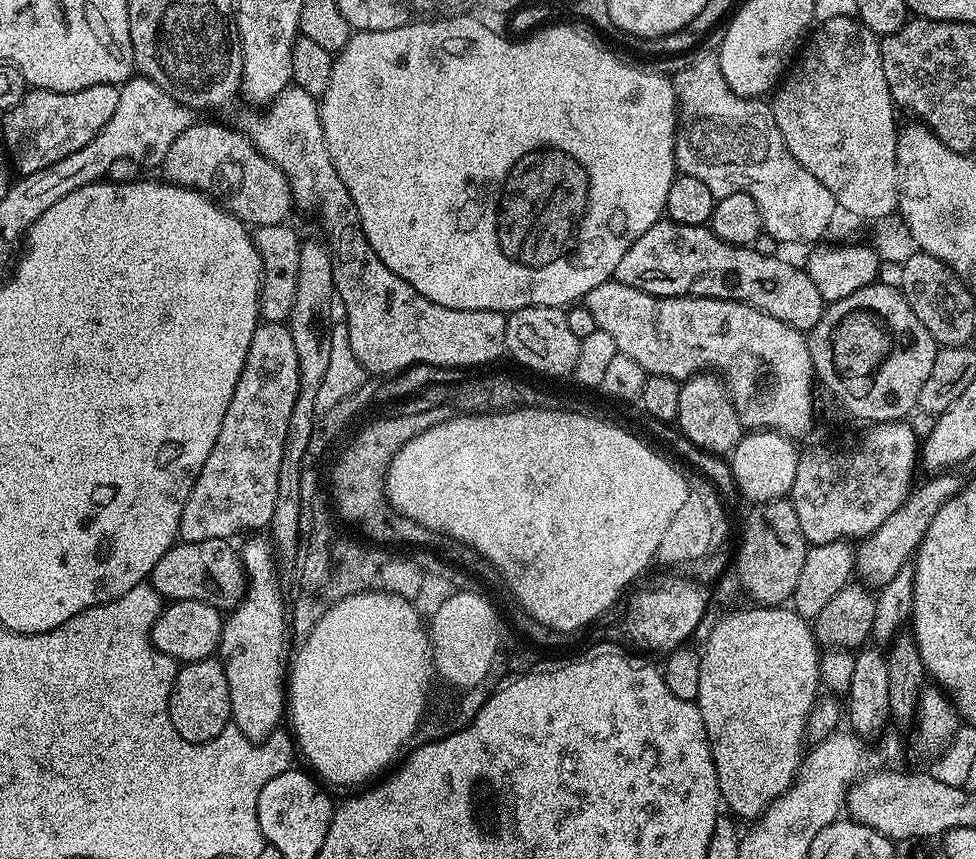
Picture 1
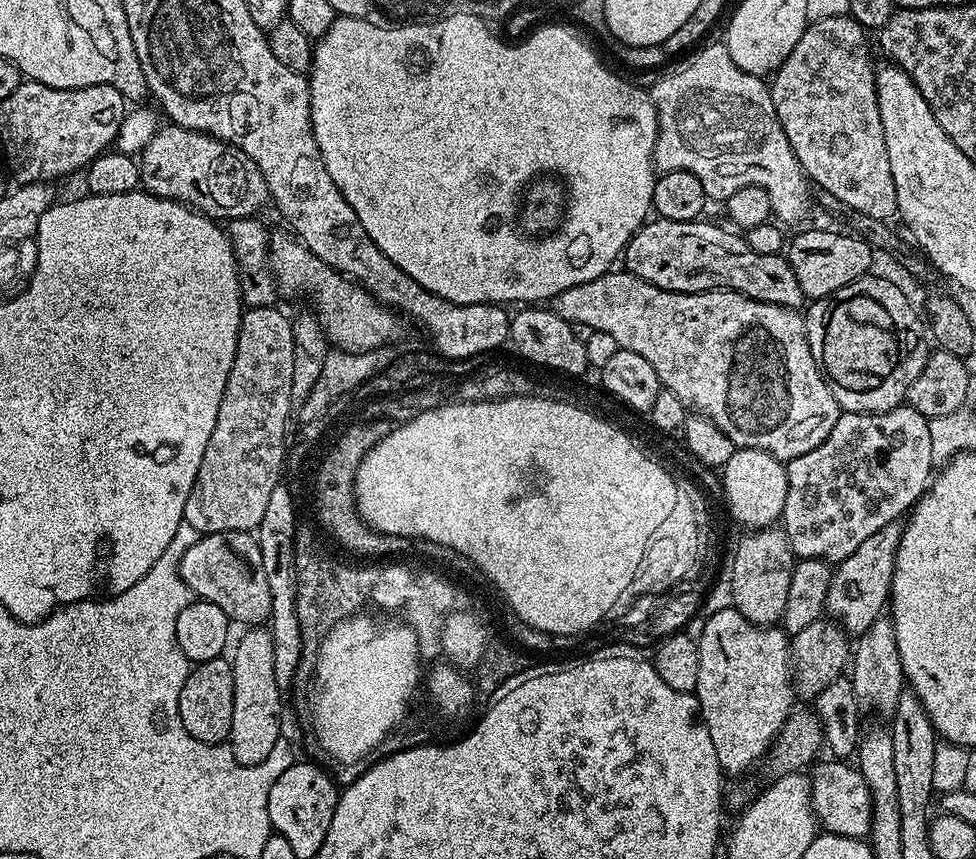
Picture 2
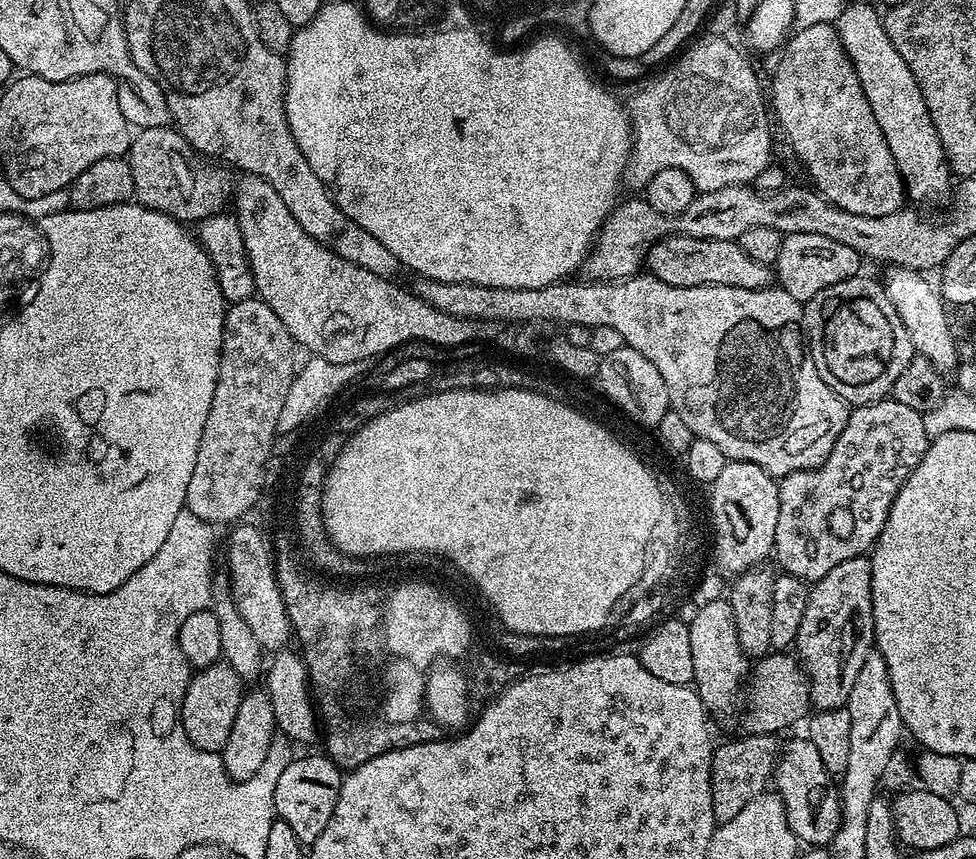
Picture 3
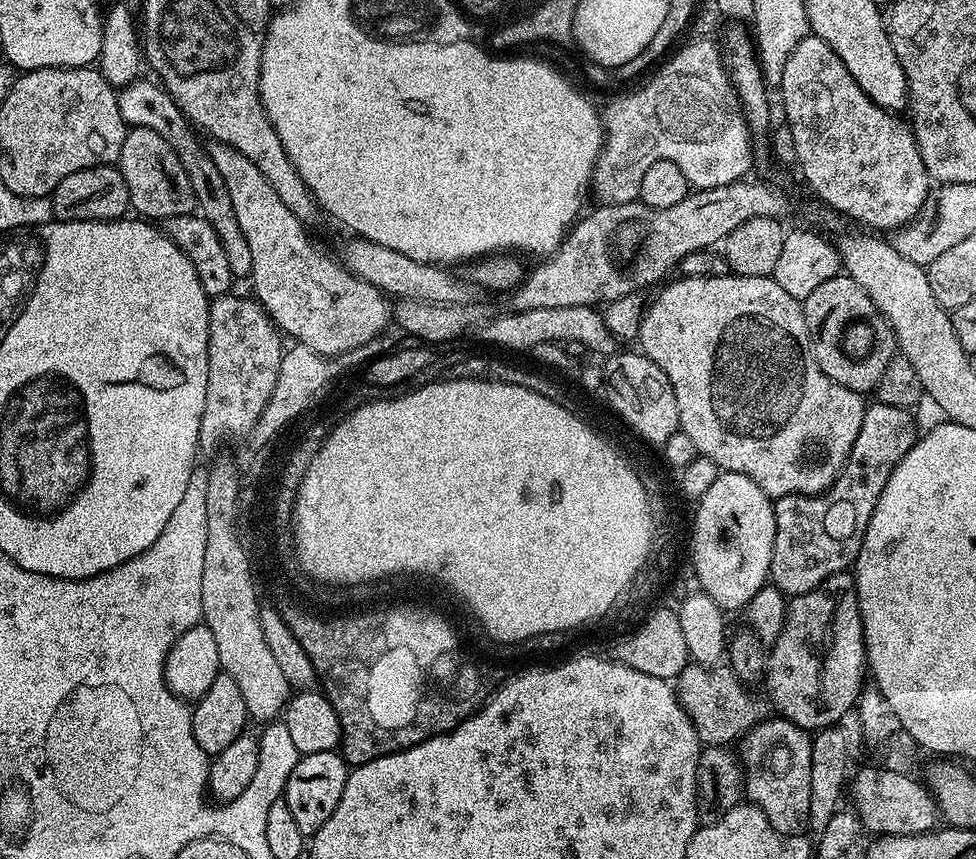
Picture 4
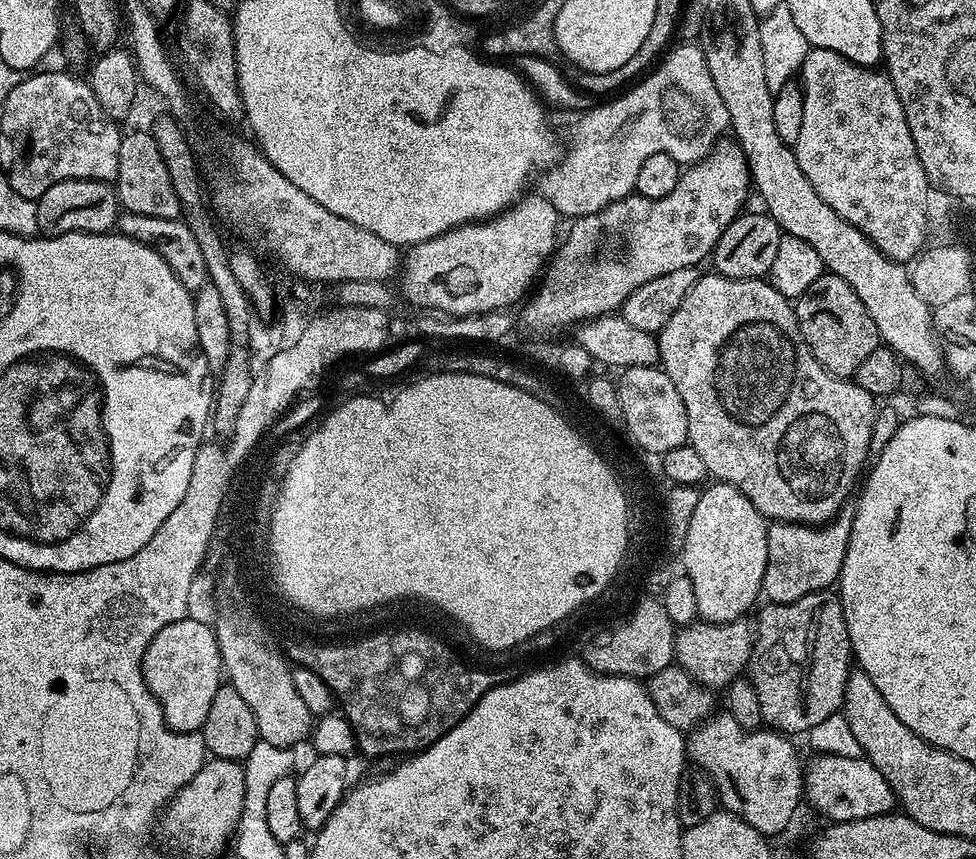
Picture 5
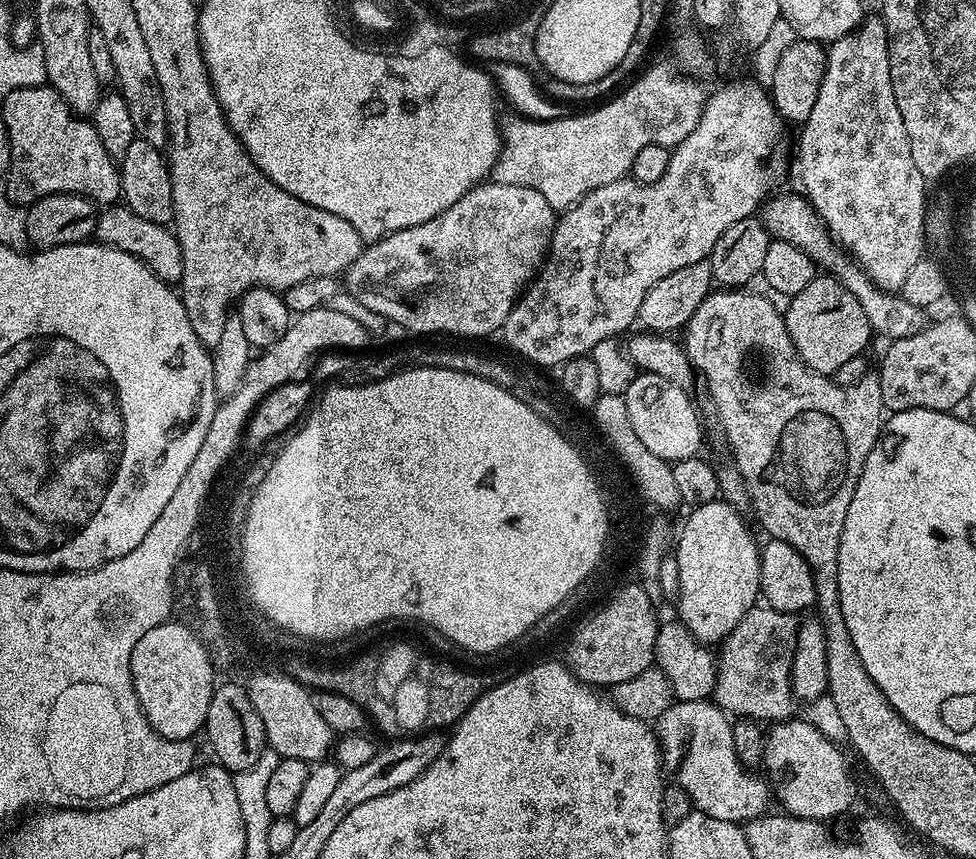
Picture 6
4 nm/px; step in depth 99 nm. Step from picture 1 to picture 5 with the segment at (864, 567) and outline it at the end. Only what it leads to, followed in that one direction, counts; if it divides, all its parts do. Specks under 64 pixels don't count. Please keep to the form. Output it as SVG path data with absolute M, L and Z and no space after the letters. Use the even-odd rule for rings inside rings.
M825 590L806 592L797 600L765 605L760 617L754 620L752 659L748 661L746 676L754 690L758 690L758 706L762 706L762 718L769 729L785 734L806 734L843 707L845 686L854 657L840 598L837 593Z

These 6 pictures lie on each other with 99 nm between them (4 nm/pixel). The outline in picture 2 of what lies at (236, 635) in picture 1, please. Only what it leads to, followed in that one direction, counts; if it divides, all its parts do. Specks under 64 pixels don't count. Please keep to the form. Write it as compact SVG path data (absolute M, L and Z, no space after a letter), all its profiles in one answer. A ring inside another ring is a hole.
M252 626L230 652L230 663L234 674L234 722L230 726L227 743L230 745L234 758L242 766L258 766L274 750L274 742L282 738L280 732L280 715L284 712L284 700L280 697L282 688L275 681L273 643L269 629L264 626Z

